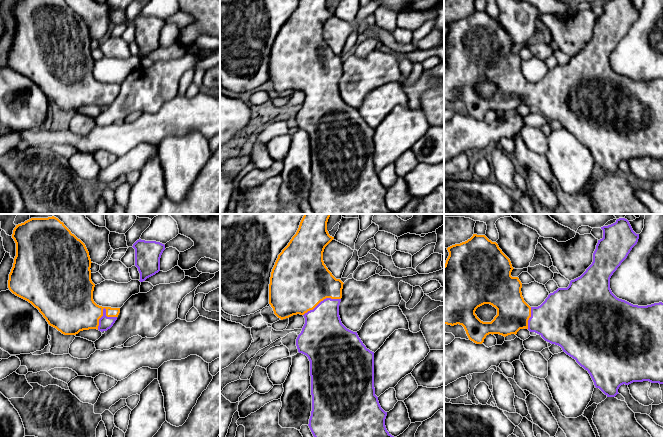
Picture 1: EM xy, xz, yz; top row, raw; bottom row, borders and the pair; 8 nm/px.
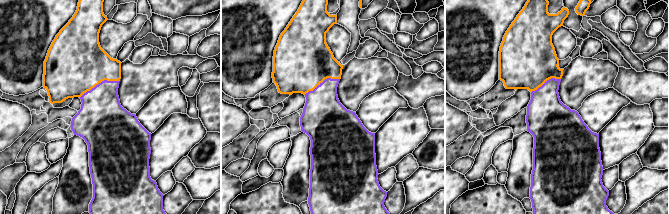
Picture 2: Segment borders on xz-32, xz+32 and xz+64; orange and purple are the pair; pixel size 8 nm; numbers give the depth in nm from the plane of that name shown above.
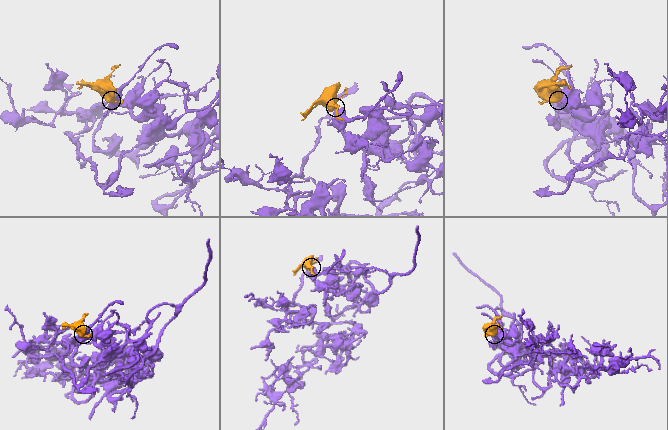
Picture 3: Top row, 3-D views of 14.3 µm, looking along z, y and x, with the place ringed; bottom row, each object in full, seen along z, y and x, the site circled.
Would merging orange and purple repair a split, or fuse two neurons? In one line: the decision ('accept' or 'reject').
accept

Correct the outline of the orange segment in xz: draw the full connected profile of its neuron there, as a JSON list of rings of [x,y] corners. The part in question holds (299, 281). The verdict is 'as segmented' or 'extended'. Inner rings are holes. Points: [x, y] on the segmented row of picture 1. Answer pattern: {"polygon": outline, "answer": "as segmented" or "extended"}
{"polygon": [[[304,214],[296,234],[292,237],[288,245],[278,255],[275,265],[271,272],[269,284],[269,304],[273,308],[274,314],[281,320],[289,318],[293,315],[303,315],[305,324],[301,333],[296,339],[296,346],[299,353],[306,355],[310,361],[310,376],[311,376],[311,395],[312,395],[312,411],[309,419],[309,428],[315,438],[395,438],[386,429],[385,419],[387,412],[385,412],[375,395],[374,388],[374,352],[370,351],[363,344],[357,332],[347,329],[341,322],[339,316],[339,305],[342,298],[343,282],[336,279],[328,270],[323,261],[323,252],[325,247],[334,239],[327,231],[327,222],[330,214]]], "answer": "extended"}

